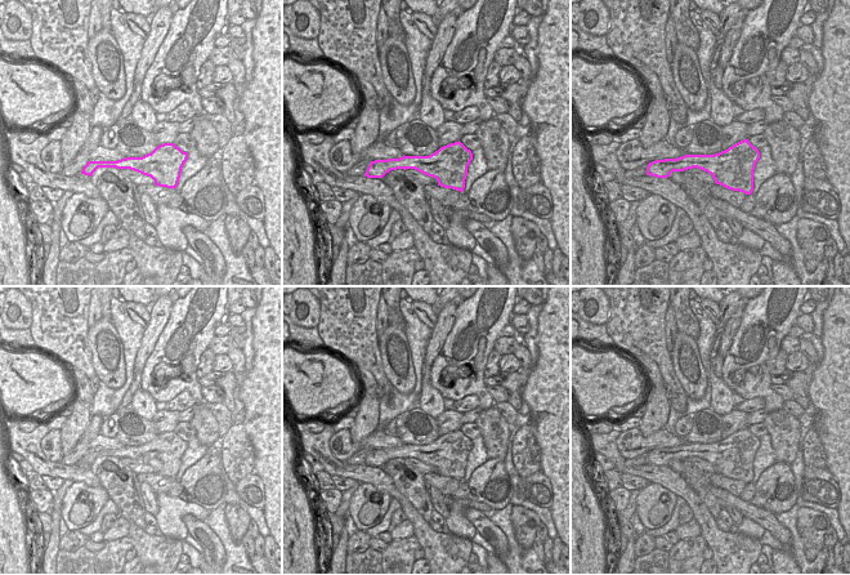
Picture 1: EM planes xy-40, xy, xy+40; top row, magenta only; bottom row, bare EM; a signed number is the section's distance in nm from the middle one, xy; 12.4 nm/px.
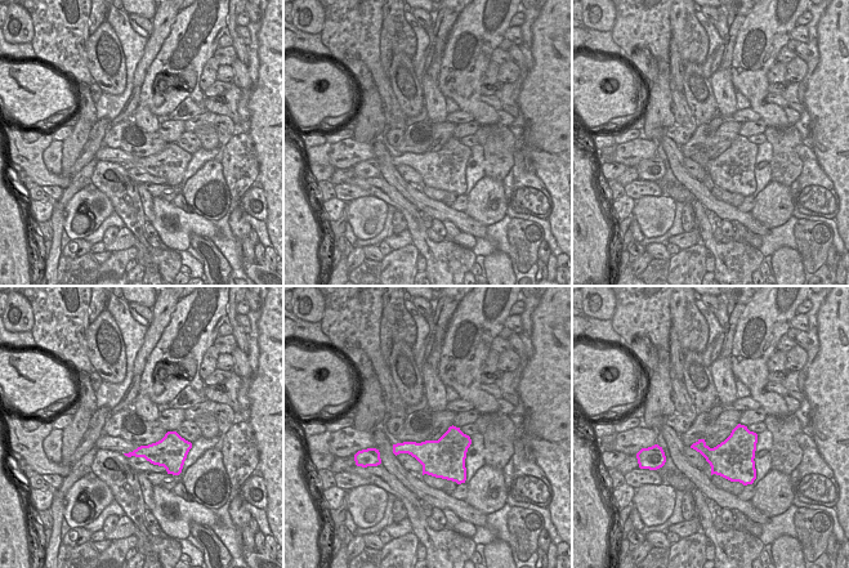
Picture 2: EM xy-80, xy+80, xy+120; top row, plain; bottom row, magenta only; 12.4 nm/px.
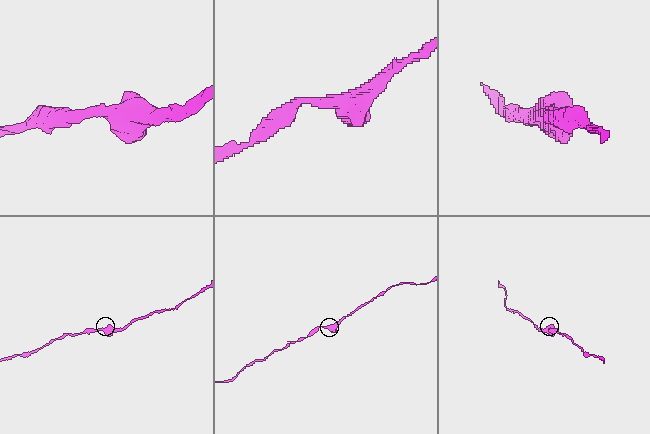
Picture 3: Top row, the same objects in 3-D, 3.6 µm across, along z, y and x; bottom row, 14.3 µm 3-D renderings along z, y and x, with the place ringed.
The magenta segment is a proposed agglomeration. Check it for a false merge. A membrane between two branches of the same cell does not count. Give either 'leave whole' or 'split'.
leave whole

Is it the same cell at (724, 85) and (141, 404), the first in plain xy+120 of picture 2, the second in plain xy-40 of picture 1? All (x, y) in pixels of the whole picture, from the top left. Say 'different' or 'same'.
same

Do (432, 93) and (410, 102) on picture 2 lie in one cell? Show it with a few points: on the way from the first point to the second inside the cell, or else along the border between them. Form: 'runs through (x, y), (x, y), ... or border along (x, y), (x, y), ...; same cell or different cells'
border along (419, 80), (423, 88), (424, 104); different cells

